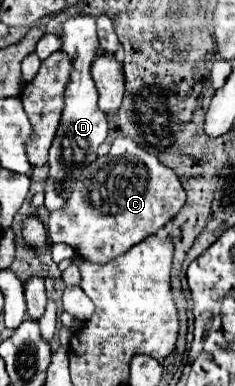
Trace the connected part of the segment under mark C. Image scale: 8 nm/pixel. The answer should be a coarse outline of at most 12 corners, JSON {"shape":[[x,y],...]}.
{"shape":[[117,137],[47,223],[107,263],[185,205],[169,167]]}

